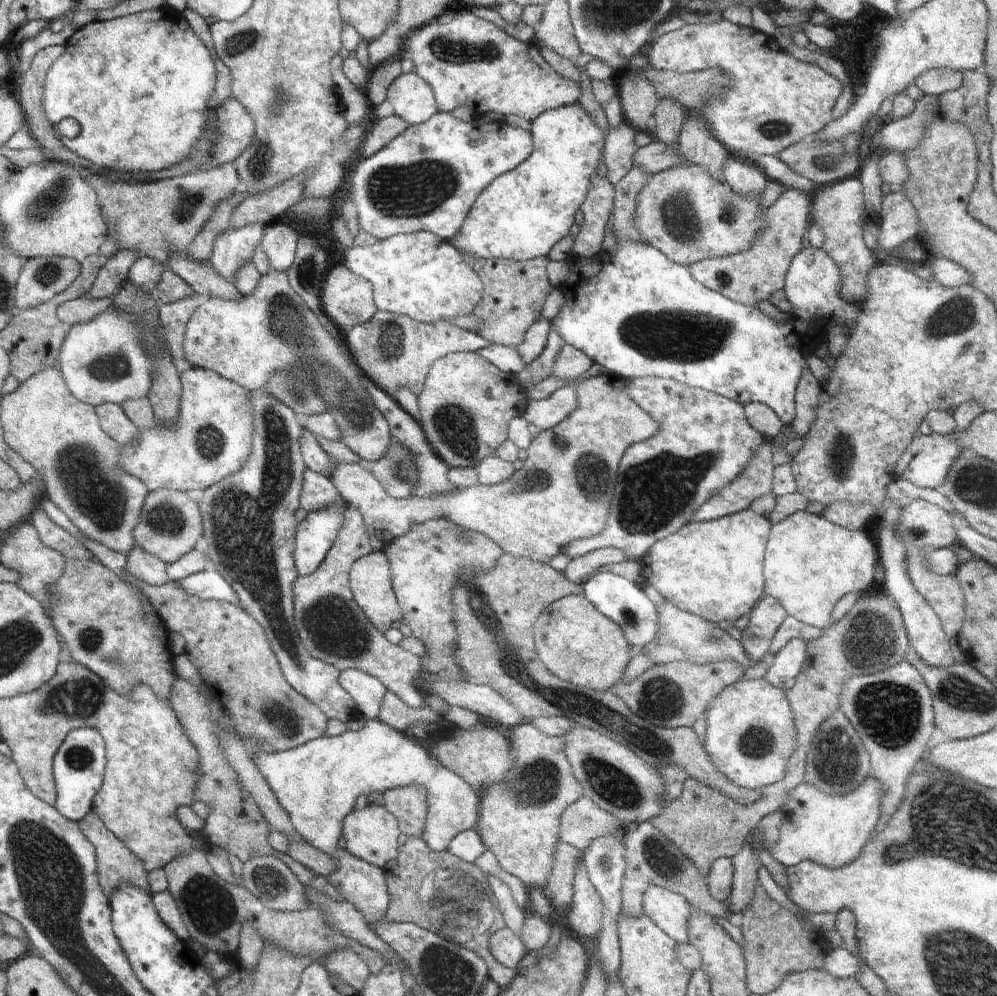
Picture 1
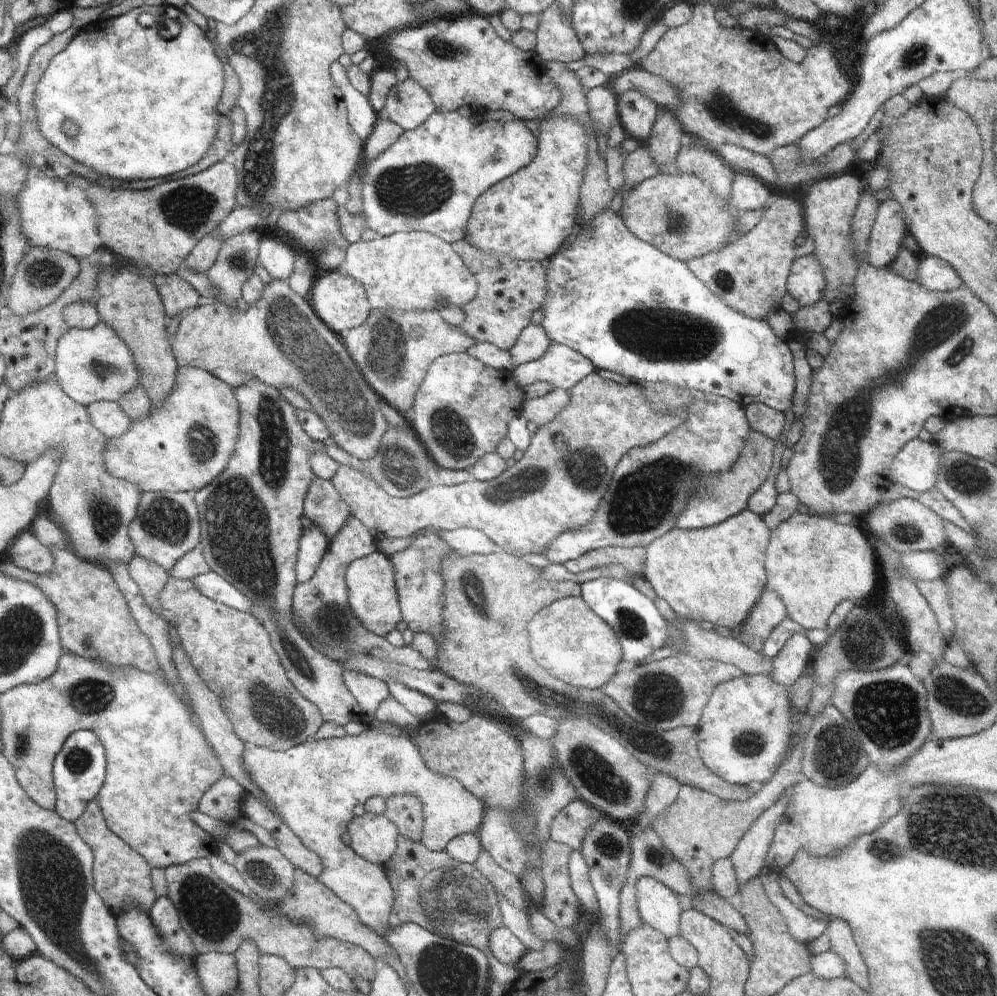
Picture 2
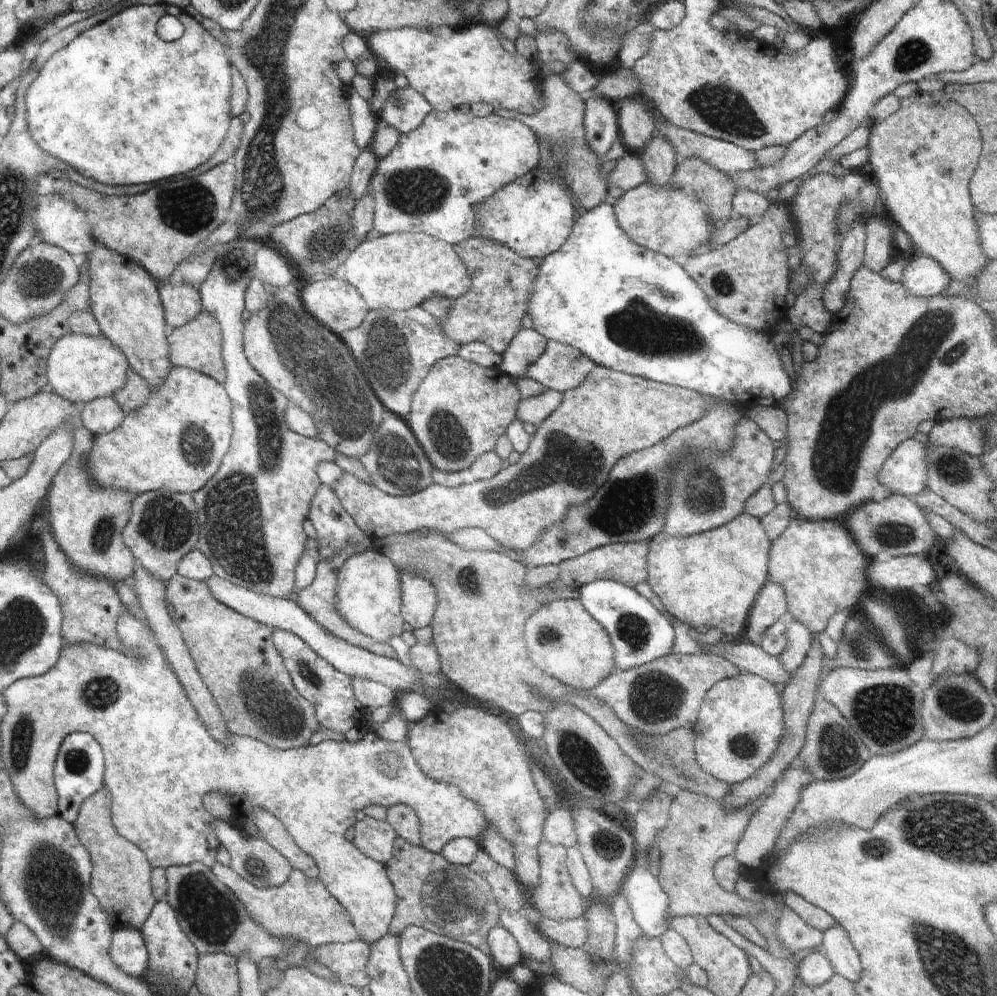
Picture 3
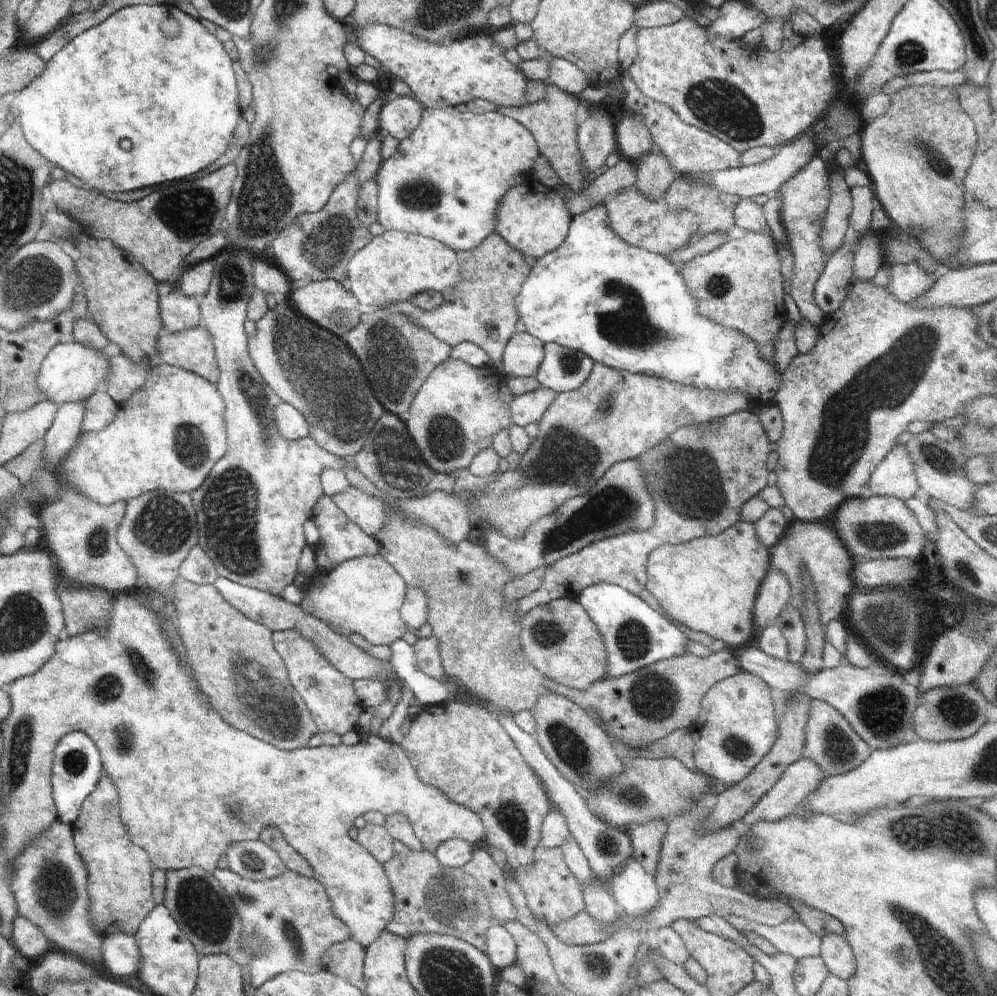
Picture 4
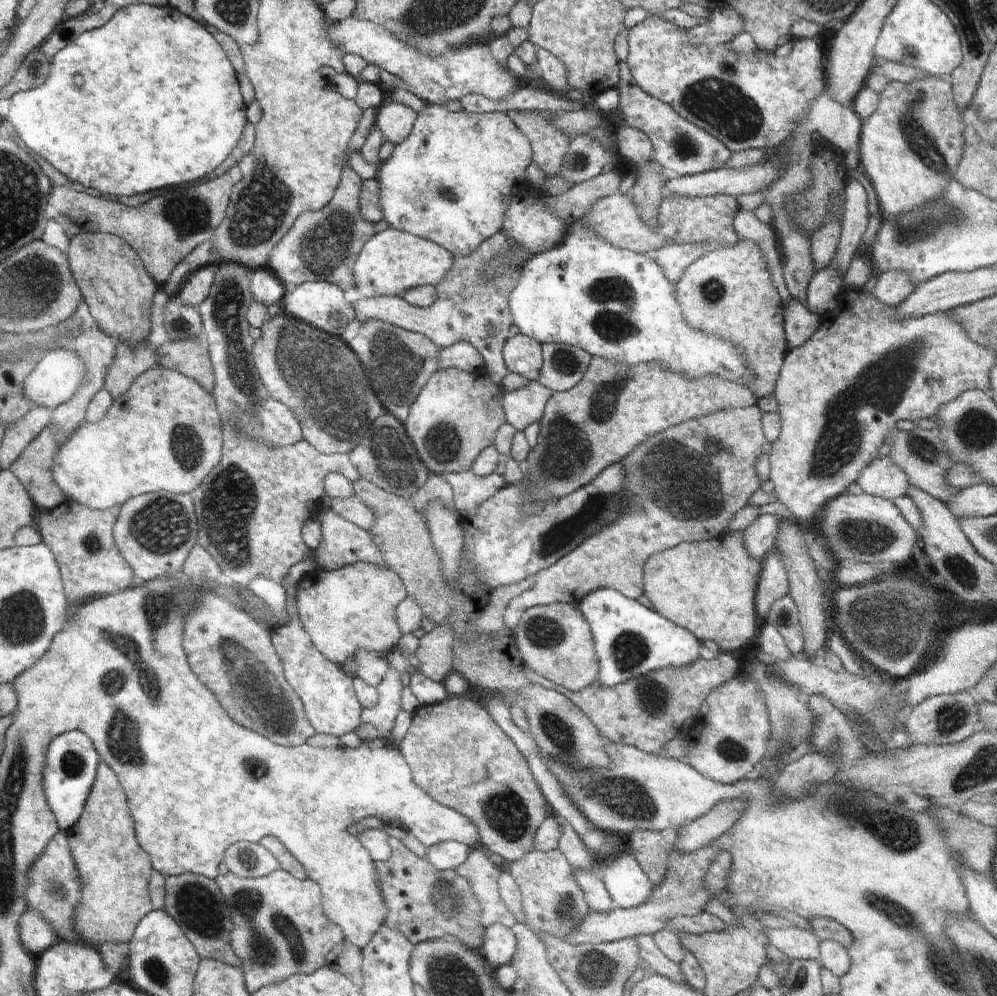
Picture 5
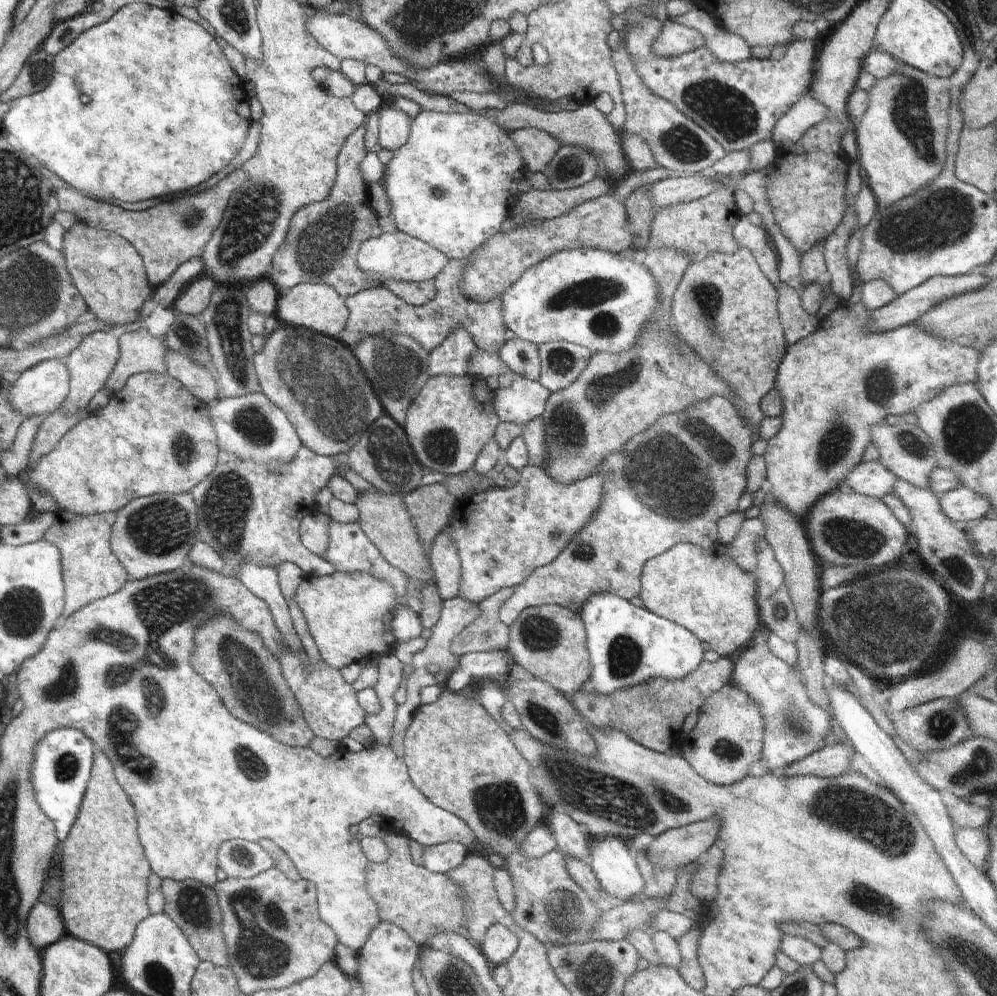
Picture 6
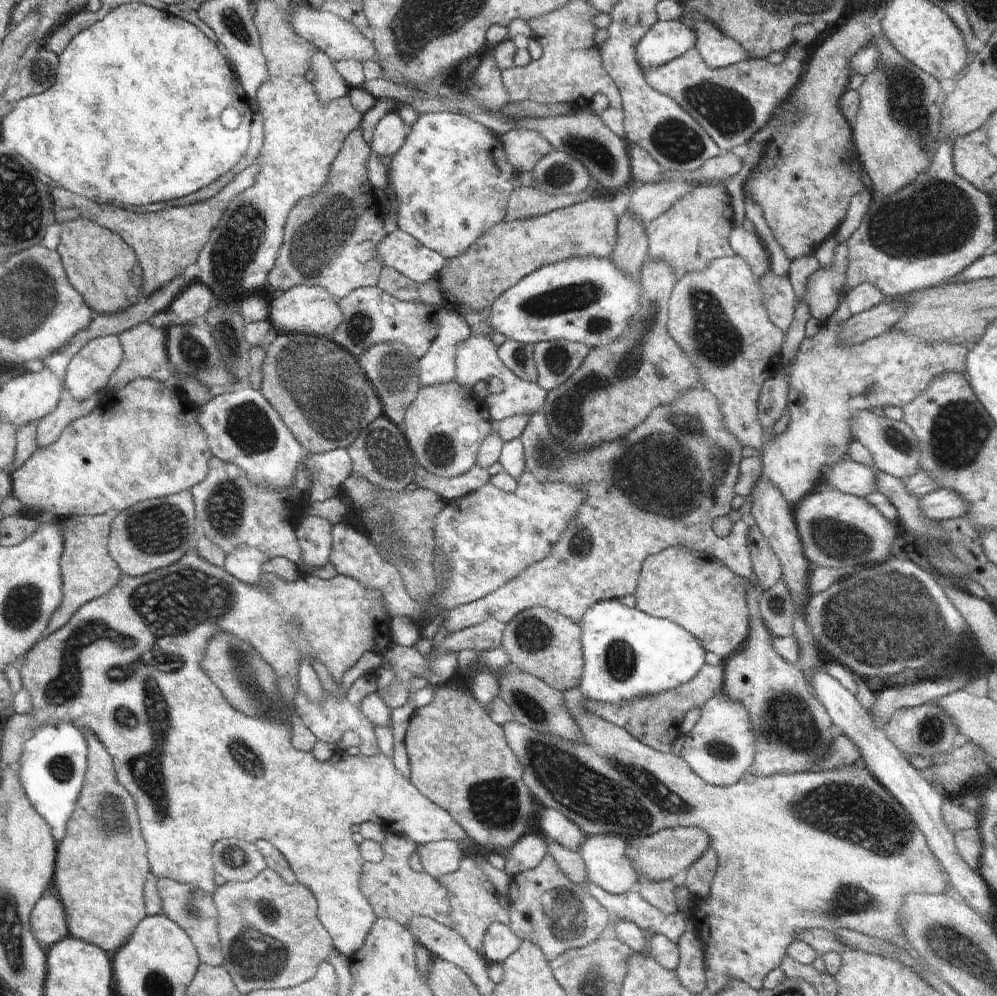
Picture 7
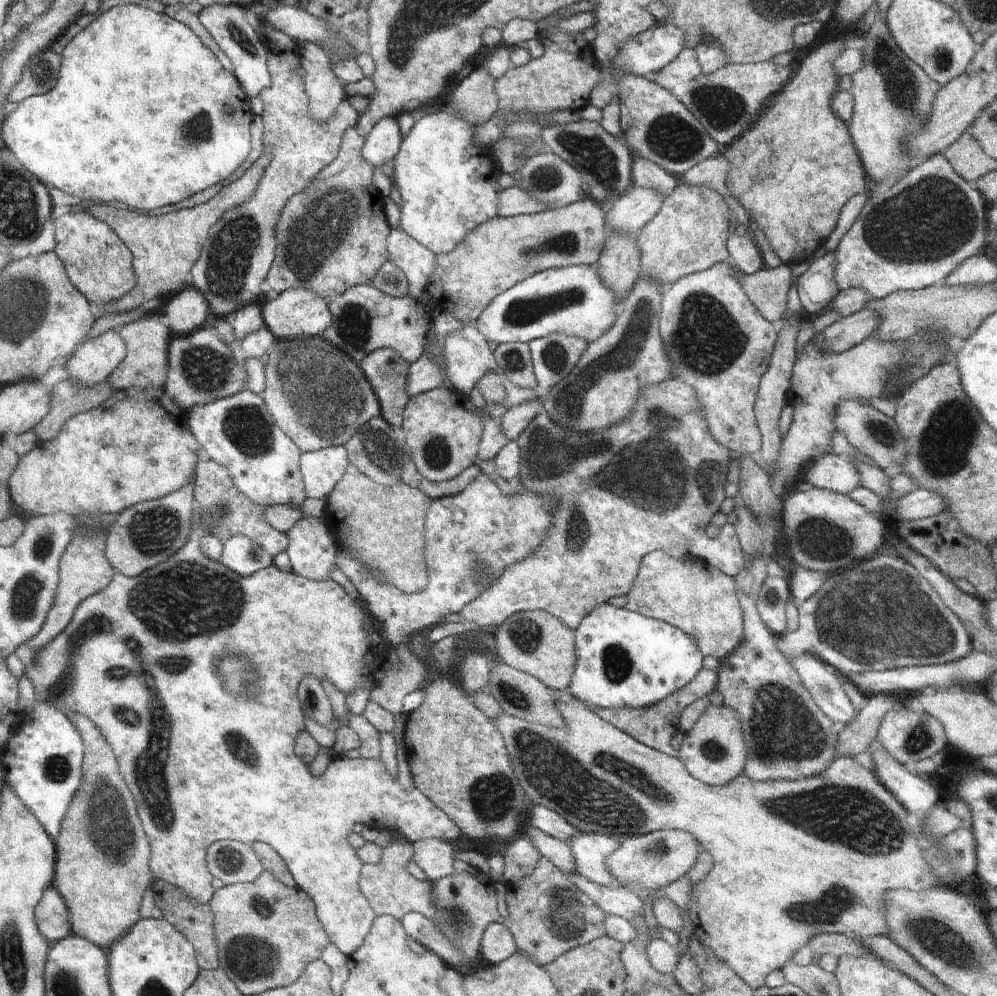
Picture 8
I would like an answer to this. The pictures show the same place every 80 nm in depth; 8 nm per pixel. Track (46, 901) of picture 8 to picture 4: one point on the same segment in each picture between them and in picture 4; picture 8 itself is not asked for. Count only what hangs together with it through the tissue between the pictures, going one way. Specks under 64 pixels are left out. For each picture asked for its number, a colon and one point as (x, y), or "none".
4: (29, 941)
5: (36, 935)
6: (44, 924)
7: (48, 922)

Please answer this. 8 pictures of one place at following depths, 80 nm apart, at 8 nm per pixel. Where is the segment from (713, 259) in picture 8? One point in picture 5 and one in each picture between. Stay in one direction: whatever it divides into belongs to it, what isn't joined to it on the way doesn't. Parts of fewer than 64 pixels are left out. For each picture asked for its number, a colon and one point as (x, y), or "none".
5: (709, 219)
6: (699, 227)
7: (696, 229)

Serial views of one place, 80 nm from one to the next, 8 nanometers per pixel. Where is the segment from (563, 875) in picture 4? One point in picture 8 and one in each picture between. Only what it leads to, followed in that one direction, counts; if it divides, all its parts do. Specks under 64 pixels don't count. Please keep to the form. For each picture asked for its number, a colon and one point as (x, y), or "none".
5: (553, 902)
6: (551, 906)
7: (545, 906)
8: (549, 915)

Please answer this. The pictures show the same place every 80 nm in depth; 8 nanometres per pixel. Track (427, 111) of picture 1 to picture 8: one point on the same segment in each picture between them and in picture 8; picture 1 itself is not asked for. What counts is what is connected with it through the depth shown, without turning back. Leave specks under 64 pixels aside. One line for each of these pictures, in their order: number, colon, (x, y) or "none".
2: (408, 104)
3: (405, 108)
4: (399, 117)
5: (395, 120)
6: (394, 126)
7: (390, 133)
8: (382, 144)

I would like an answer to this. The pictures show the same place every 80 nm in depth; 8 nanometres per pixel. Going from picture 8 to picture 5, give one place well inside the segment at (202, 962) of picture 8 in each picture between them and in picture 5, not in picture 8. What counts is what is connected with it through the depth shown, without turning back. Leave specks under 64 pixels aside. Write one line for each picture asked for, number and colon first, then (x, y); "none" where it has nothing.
5: (196, 904)
6: (194, 907)
7: (194, 911)

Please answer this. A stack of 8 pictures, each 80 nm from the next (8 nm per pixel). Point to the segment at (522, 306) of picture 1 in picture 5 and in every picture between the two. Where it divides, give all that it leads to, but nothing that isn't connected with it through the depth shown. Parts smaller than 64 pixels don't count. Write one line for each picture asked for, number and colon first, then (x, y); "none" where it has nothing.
2: (509, 290)
3: (491, 312)
4: (481, 309)
5: (467, 308)

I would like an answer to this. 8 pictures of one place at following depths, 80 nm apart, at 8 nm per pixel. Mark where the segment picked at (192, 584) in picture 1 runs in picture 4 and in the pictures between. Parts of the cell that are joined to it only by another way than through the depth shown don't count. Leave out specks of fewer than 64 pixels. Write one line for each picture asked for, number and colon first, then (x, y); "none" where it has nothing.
2: (212, 586)
3: (283, 614)
4: (263, 607)

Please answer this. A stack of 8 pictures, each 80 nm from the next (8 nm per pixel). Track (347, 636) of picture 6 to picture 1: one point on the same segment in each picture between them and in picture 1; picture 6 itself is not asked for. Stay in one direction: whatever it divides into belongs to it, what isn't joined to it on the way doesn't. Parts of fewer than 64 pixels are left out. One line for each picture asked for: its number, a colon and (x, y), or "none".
1: (370, 576)
2: (371, 587)
3: (369, 587)
4: (363, 595)
5: (354, 606)

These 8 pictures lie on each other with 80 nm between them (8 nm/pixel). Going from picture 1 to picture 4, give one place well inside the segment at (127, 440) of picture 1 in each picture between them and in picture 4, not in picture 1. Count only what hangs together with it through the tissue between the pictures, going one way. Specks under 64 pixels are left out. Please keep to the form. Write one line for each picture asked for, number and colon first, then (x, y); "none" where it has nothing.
2: (107, 416)
3: (102, 415)
4: (100, 409)

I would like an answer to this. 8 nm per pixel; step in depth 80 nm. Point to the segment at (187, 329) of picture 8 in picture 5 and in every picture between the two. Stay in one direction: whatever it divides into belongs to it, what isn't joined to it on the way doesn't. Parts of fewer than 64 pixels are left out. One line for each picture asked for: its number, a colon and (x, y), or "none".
5: (195, 288)
6: (196, 295)
7: (190, 306)

